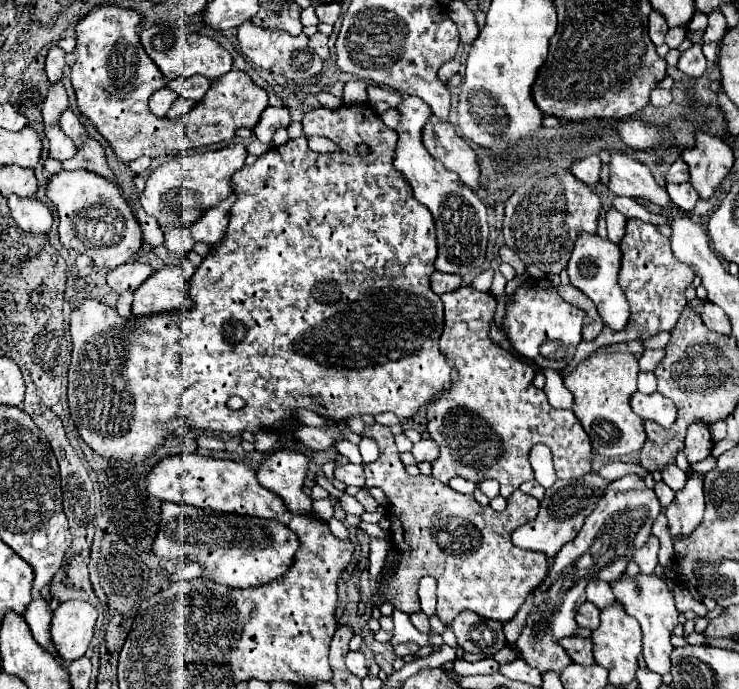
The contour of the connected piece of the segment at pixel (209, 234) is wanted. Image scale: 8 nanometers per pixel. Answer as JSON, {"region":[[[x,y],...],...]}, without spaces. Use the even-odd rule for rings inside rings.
{"region":[[[228,197],[226,201],[222,201],[220,205],[216,205],[214,209],[206,211],[194,225],[192,225],[192,239],[194,241],[202,241],[206,245],[216,245],[218,241],[224,239],[226,227],[228,227],[228,219],[230,219],[230,205],[232,205],[232,197]]]}

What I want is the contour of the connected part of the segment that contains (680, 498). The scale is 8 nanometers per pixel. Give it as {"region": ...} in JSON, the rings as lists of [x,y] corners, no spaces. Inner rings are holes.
{"region":[[[690,477],[686,487],[678,491],[674,501],[666,507],[670,537],[672,539],[688,537],[702,523],[702,515],[704,515],[702,477]]]}

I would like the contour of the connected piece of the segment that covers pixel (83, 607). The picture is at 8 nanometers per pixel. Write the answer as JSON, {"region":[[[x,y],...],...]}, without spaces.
{"region":[[[66,601],[58,605],[50,623],[50,637],[62,661],[70,663],[86,653],[96,617],[98,611],[86,601]]]}

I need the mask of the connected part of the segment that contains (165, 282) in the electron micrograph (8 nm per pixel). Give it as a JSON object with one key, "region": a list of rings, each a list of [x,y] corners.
{"region":[[[178,265],[158,269],[150,279],[146,279],[136,291],[132,301],[132,315],[146,317],[166,311],[192,309],[194,301],[190,297],[188,285],[182,279]]]}

